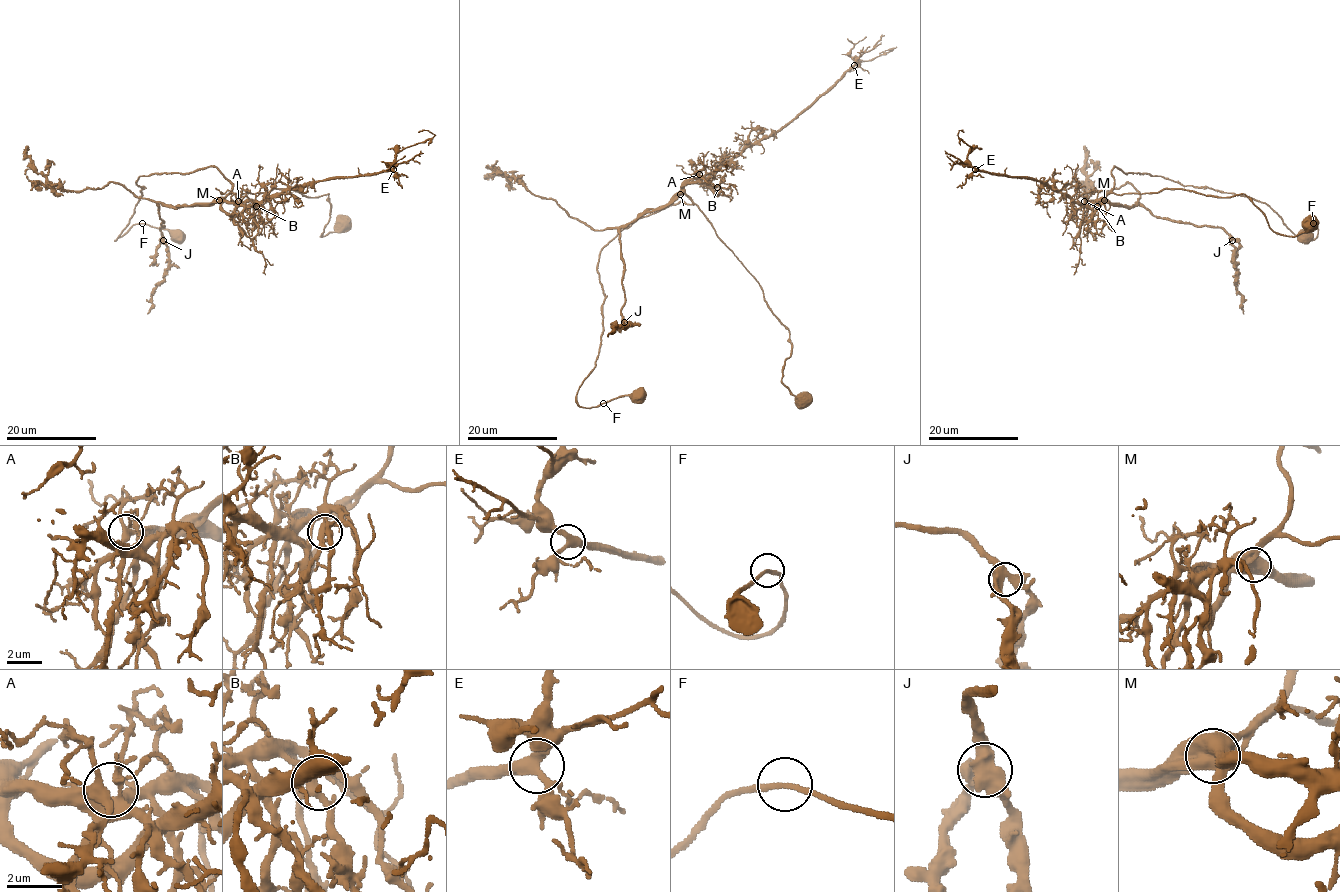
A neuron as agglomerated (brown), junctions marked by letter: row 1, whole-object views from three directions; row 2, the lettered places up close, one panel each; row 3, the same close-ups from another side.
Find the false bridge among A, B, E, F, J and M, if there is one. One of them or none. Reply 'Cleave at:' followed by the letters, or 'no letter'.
Cleave at: M

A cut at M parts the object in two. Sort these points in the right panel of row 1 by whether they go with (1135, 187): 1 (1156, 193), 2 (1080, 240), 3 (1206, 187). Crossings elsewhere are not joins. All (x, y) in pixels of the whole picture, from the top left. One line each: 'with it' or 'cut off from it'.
1: with it
2: cut off from it
3: cut off from it

